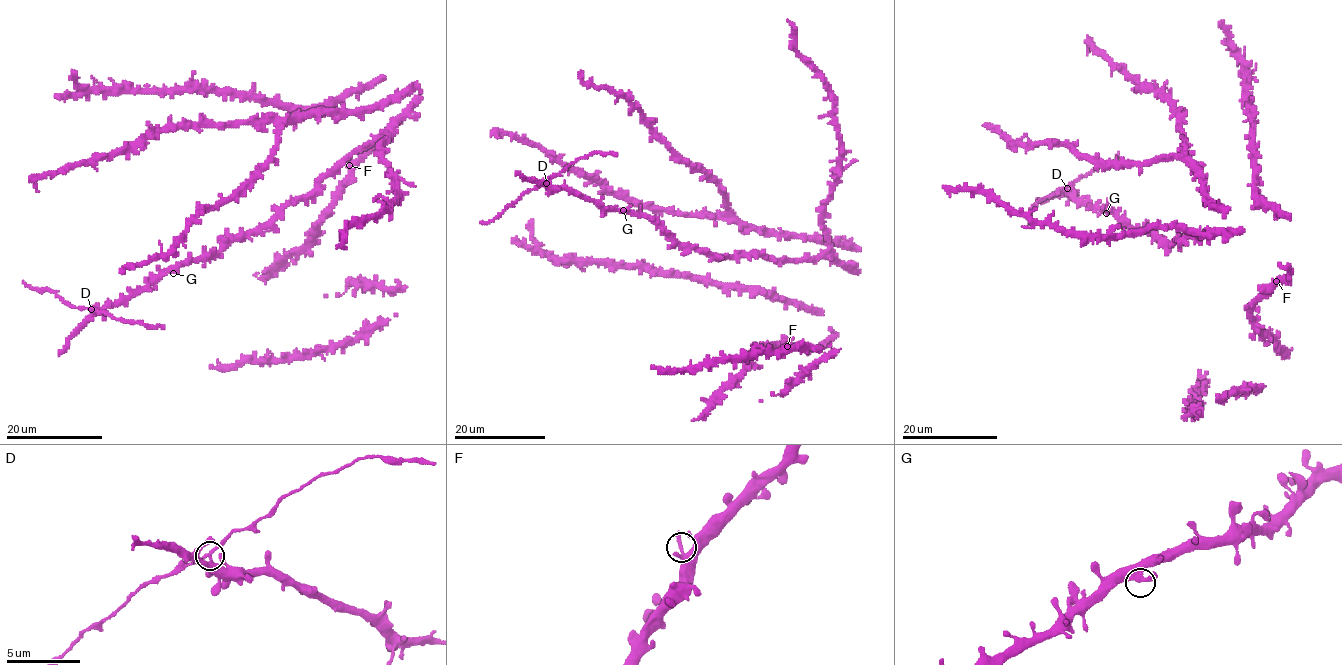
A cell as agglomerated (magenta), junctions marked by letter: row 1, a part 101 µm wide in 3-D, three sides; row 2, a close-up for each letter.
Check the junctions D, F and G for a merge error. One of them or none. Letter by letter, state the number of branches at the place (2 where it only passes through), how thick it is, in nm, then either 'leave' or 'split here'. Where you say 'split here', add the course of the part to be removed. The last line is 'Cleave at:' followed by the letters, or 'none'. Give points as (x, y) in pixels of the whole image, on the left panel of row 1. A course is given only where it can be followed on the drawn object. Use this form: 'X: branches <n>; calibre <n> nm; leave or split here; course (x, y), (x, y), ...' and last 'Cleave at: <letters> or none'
D: branches 3; calibre 190 nm; split here; course (91, 309), (75, 307), (46, 288), (33, 289), (22, 281)
F: branches 2; calibre 280 nm; leave
G: branches 3; calibre 320 nm; leave
Cleave at: D

